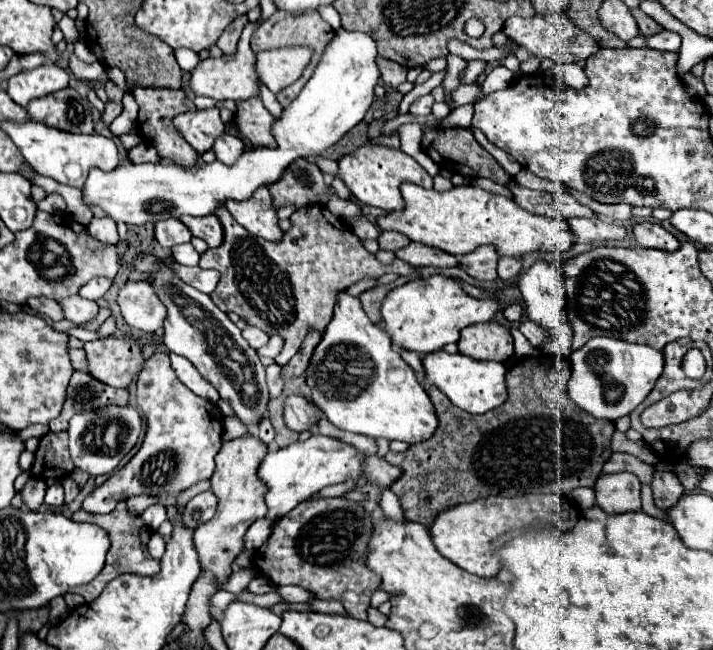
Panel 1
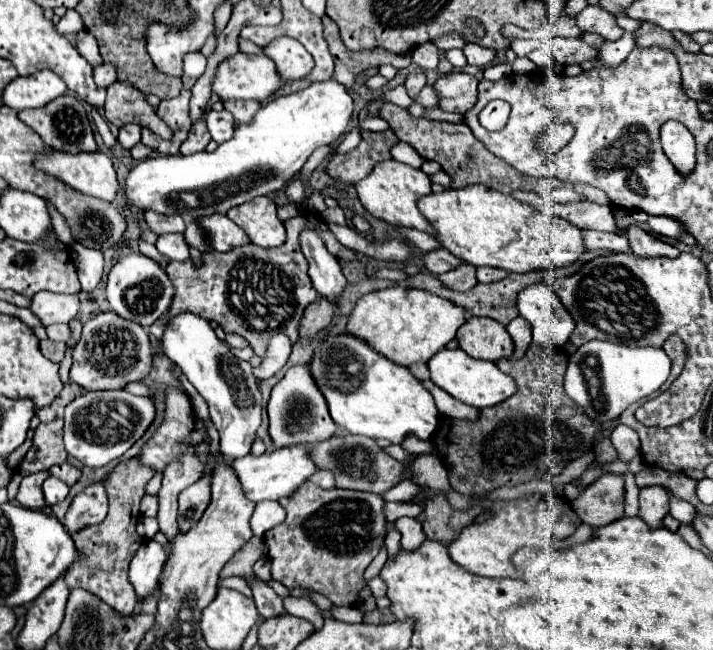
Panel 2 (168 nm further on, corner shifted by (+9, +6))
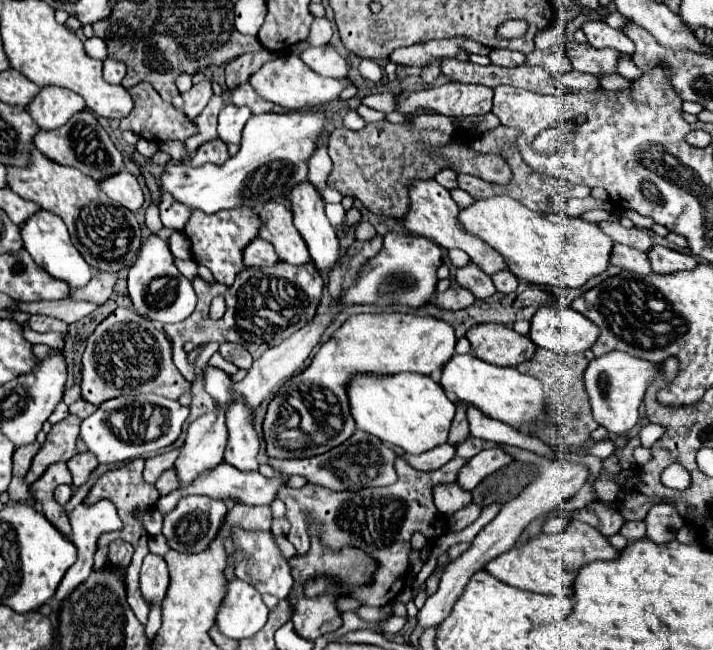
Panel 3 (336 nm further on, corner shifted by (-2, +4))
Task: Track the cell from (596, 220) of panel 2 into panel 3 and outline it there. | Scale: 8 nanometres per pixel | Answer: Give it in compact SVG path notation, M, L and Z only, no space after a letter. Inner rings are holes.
M611 213L611 215L613 215L615 221L605 221L605 223L601 223L601 229L607 231L607 235L609 235L611 239L615 239L615 241L621 243L621 245L635 247L635 249L639 249L639 251L643 251L643 253L649 253L649 251L651 251L653 241L651 241L651 237L649 237L649 233L647 233L645 229L637 229L637 227L625 229L625 227L621 227L621 225L617 223L617 219L619 219L617 213Z

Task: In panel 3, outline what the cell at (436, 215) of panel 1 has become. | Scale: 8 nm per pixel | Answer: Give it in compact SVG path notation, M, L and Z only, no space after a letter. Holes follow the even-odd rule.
M511 197L479 199L459 213L459 221L473 235L481 237L499 251L521 281L553 287L583 287L589 279L609 267L611 247L615 241L605 235L597 223L565 217L559 213L537 213Z

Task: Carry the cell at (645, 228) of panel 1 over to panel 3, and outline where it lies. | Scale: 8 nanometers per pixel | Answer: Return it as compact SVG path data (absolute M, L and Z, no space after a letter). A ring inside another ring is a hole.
M655 245L649 251L649 261L651 261L653 273L659 273L659 275L671 275L675 271L691 271L697 267L697 259L693 255L677 253L661 245Z

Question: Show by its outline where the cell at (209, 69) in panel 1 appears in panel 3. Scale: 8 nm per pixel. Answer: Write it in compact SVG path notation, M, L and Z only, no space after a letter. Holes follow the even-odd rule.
M281 55L275 61L265 63L251 79L249 83L255 87L255 91L273 101L275 105L283 107L285 111L299 111L299 109L311 109L311 107L319 107L325 103L331 103L335 99L341 97L343 89L347 85L355 85L351 79L331 79L331 77L321 77L315 71L311 71L297 55Z

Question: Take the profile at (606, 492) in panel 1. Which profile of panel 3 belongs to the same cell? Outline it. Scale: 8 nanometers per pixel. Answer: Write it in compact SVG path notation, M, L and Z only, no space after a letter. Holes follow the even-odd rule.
M593 501L589 503L585 509L577 511L575 513L575 519L595 527L599 533L603 533L605 537L611 537L615 533L619 533L619 529L623 527L625 519L611 507L599 503L599 501Z

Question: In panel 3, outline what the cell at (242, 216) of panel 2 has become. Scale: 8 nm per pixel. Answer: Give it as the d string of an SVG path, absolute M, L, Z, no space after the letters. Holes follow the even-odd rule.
M267 203L261 211L259 217L263 221L261 227L261 239L269 241L279 259L291 265L307 265L311 263L311 255L307 251L307 245L299 231L293 225L293 213L283 207L281 203Z

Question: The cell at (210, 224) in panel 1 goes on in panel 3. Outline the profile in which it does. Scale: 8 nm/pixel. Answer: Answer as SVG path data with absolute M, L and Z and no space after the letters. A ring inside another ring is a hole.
M255 239L247 245L245 253L245 265L247 267L267 267L267 265L275 265L277 261L281 261L275 253L275 249L271 247L271 243L263 241L263 239Z

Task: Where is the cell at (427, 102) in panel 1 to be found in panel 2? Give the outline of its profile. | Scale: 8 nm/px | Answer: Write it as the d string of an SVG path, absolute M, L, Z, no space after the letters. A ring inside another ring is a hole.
M414 71L408 75L406 79L406 89L408 89L408 95L414 99L426 85L426 77L420 73L420 71Z

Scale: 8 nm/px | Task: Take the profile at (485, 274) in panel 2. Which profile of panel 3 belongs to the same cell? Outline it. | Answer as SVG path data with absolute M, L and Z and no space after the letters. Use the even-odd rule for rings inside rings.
M499 271L499 273L491 275L491 279L493 279L495 289L499 293L511 293L511 291L515 291L519 287L519 281L511 271Z

